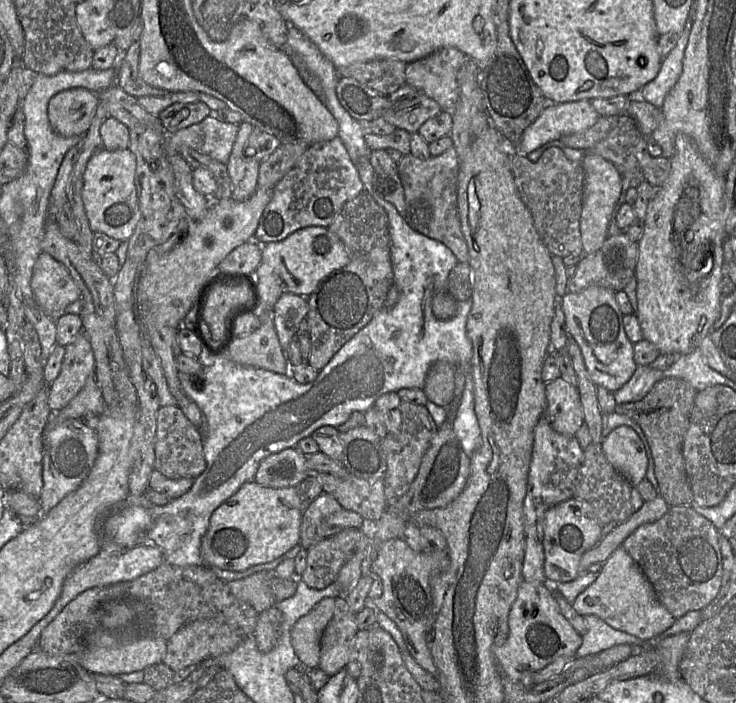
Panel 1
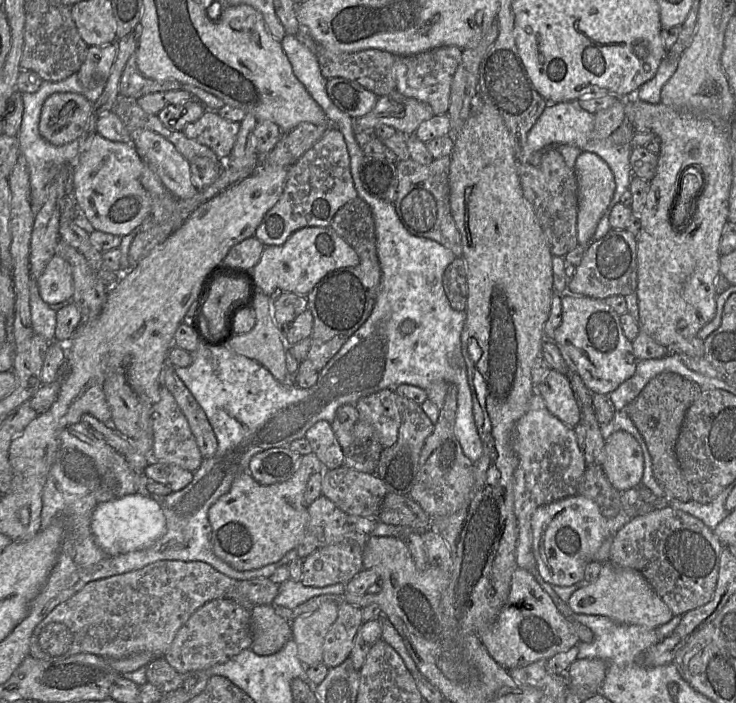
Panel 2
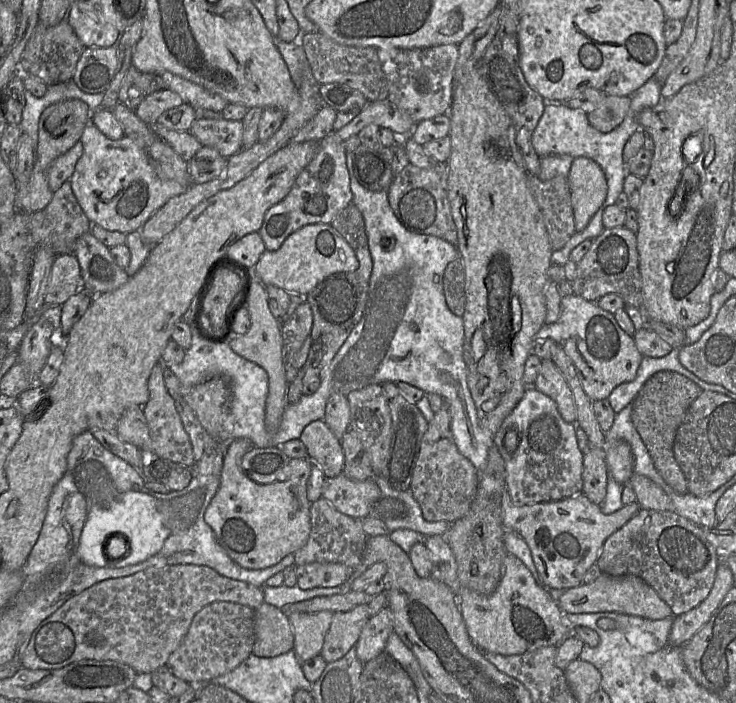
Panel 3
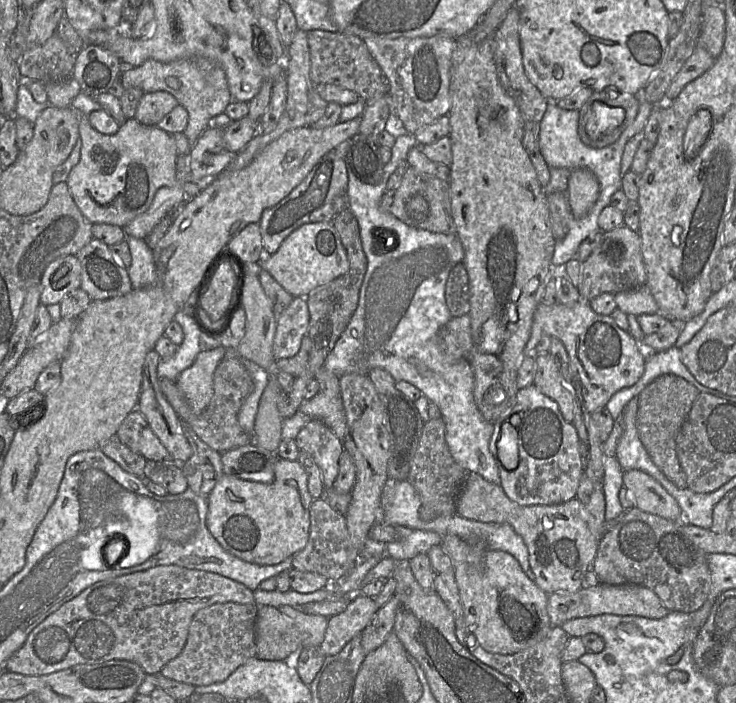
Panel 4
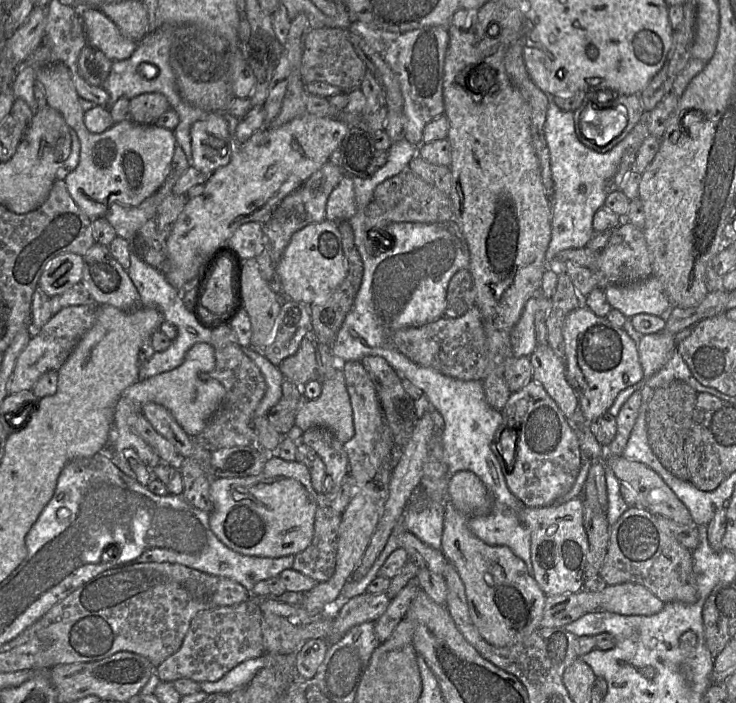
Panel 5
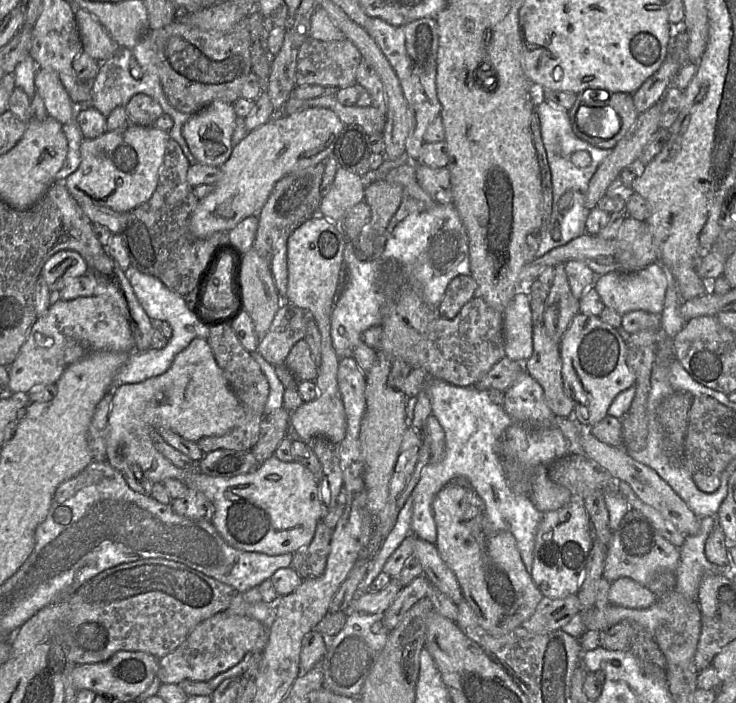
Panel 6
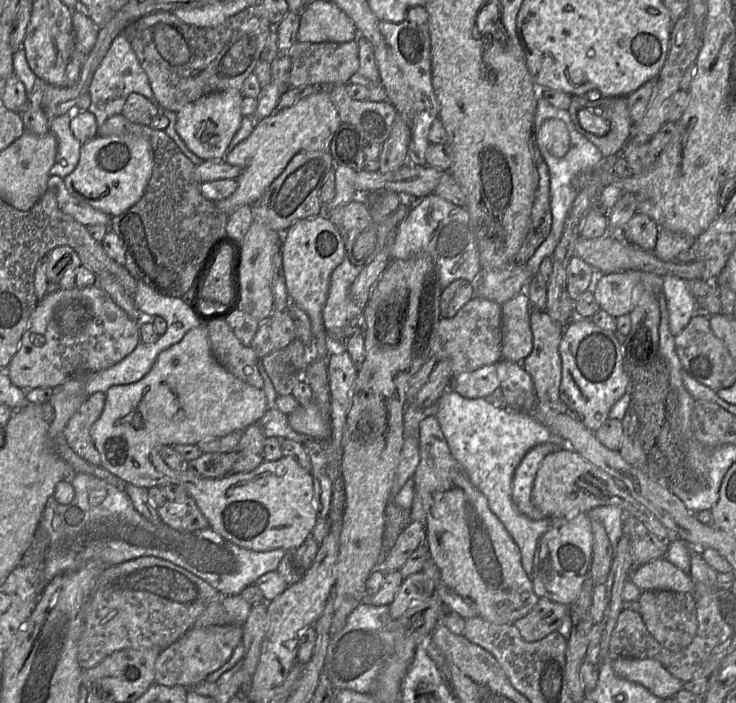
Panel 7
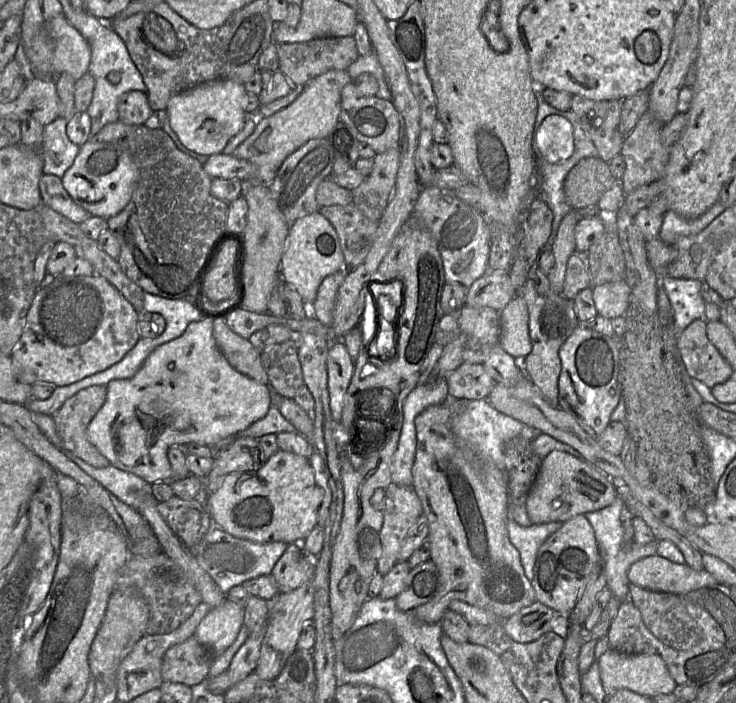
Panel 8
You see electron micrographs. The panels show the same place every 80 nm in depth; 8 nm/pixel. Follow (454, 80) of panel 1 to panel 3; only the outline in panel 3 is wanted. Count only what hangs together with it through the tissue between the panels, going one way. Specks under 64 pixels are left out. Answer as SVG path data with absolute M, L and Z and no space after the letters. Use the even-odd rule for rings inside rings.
M457 44L428 48L377 49L388 80L388 100L406 113L415 124L448 113L454 90L454 71L459 57Z

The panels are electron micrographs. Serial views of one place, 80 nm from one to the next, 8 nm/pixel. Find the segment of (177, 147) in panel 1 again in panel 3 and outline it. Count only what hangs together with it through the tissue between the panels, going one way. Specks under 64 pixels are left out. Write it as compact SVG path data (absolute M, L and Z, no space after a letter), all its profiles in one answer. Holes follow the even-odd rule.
M198 117L189 131L203 146L216 149L225 158L243 149L243 122L240 120Z

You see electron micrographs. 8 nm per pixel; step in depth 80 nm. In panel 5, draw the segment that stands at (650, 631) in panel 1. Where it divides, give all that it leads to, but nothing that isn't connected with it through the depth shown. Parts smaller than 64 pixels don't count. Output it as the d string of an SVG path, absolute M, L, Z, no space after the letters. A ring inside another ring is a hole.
M637 583L607 585L599 592L581 589L577 593L546 597L540 628L565 627L581 616L593 612L650 616L659 613L664 604L649 589Z

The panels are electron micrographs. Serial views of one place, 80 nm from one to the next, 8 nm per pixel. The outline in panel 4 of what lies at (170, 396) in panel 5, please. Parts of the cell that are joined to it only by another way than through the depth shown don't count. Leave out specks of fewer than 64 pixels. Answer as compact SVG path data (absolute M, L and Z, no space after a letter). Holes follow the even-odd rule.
M224 346L200 352L194 363L189 368L185 369L175 381L194 413L202 413L210 403L214 394L214 372L225 354L226 348Z

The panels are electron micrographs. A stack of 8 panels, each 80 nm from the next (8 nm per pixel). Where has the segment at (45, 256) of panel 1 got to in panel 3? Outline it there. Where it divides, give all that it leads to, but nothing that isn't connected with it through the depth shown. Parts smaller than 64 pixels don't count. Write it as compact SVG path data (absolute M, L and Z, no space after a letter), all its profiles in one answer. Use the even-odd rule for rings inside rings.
M72 253L57 255L51 267L44 306L62 305L71 296L82 291L80 265L76 257Z

